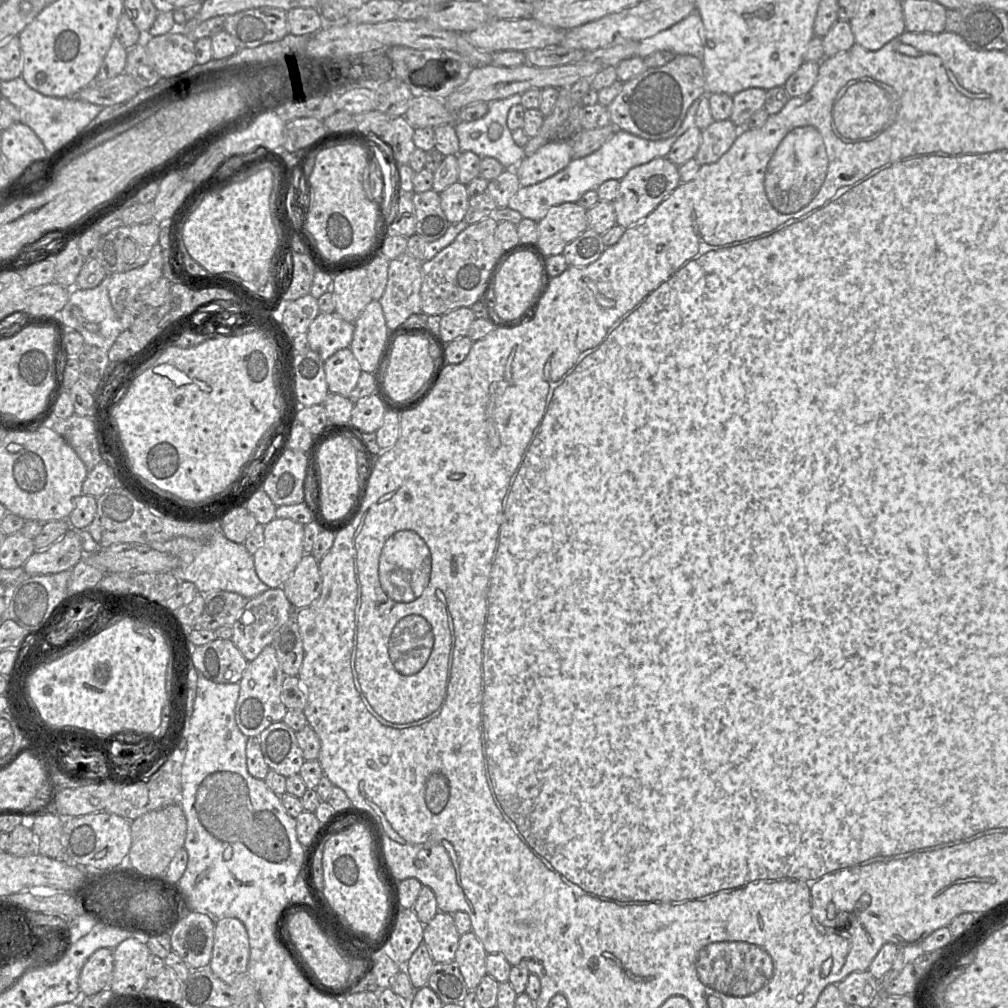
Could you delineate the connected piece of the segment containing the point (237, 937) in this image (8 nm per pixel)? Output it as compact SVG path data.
M224 918L215 923L214 943L209 967L225 982L247 971L250 946L243 923L236 918Z

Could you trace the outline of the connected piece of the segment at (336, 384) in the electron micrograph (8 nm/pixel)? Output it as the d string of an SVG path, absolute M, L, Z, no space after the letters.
M349 347L338 350L324 361L324 371L329 392L344 397L350 395L362 373Z

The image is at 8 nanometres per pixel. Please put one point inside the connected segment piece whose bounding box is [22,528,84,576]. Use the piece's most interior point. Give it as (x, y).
(63, 555)

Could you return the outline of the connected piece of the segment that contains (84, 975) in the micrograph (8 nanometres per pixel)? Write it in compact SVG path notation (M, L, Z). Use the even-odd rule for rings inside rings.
M99 948L85 962L79 978L81 992L91 996L109 987L114 969L113 949Z

